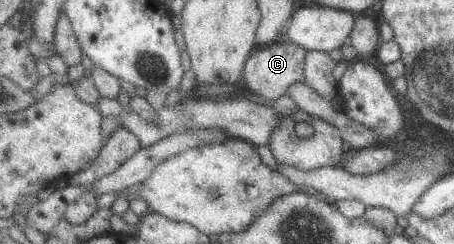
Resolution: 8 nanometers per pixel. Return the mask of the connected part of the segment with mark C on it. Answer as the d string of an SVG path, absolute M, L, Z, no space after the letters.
M286 40L272 44L258 45L248 55L241 73L241 88L254 91L264 99L273 100L286 94L286 89L293 83L303 81L303 59L307 50Z

